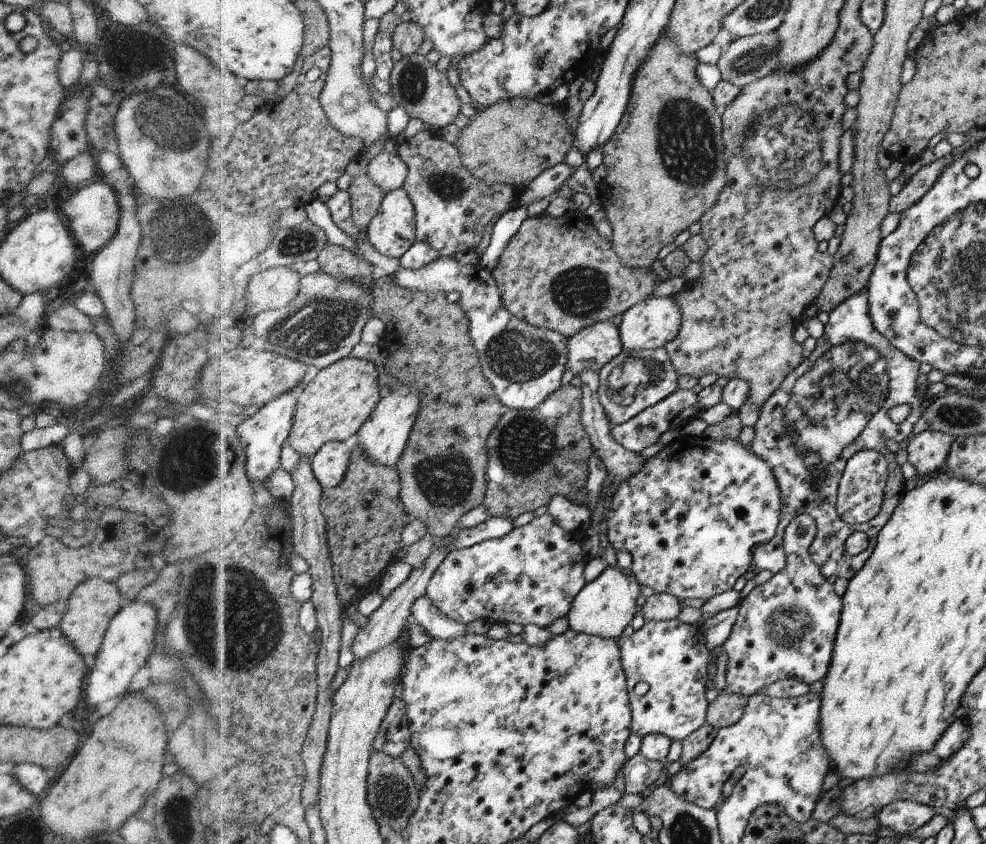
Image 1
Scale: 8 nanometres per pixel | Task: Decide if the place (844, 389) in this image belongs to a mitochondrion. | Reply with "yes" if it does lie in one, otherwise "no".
yes

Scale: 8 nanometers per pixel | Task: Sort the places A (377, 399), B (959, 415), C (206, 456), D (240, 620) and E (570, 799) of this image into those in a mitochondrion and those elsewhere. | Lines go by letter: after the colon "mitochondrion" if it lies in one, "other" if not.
A: other
B: mitochondrion
C: mitochondrion
D: mitochondrion
E: other

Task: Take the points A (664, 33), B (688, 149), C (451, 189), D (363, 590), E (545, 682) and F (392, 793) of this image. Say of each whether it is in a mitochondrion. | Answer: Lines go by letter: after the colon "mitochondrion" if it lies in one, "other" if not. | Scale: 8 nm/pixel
A: other
B: mitochondrion
C: mitochondrion
D: other
E: other
F: mitochondrion

